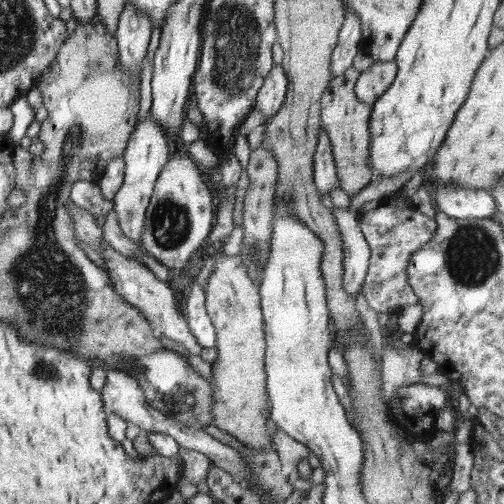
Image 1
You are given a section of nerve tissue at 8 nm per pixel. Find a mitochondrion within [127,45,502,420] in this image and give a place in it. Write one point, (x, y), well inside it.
(170, 225)

